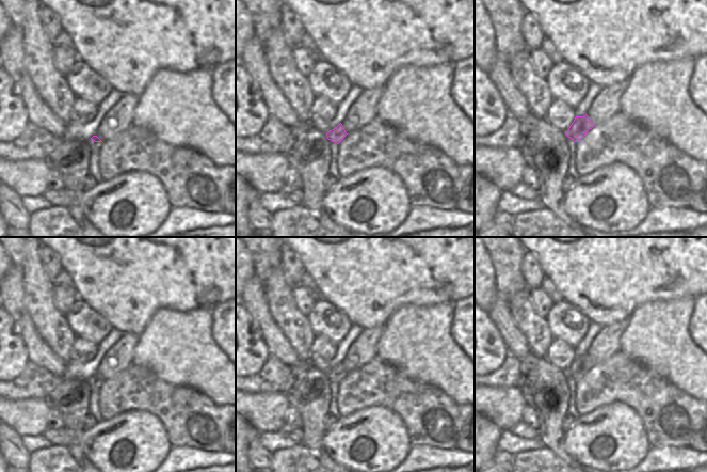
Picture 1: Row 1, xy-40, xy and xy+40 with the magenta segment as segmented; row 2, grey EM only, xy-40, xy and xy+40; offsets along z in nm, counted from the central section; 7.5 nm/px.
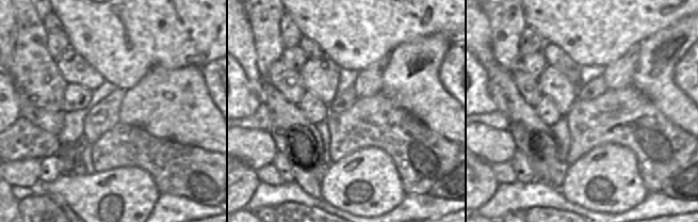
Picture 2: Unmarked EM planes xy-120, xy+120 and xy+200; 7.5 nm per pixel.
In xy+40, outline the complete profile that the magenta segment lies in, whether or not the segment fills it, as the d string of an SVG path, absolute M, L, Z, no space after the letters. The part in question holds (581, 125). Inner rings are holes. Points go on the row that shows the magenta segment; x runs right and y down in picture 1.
M587 114L583 116L576 116L566 135L575 142L579 142L594 126L595 125Z

